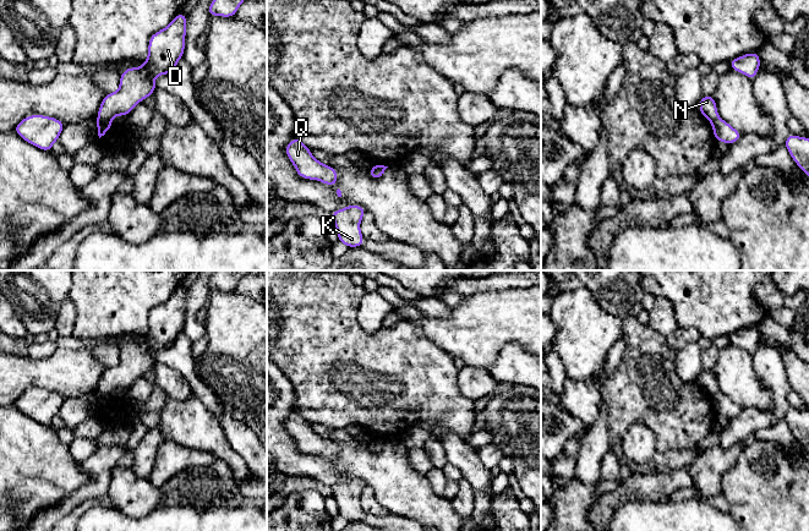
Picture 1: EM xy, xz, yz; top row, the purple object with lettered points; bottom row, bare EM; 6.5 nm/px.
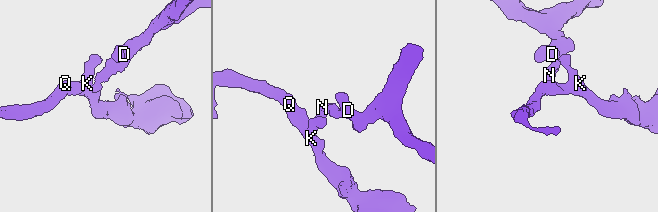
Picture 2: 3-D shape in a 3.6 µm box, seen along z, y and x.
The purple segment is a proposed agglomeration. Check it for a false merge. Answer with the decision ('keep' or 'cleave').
cleave

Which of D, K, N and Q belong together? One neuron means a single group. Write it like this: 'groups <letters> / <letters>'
groups D N / K Q

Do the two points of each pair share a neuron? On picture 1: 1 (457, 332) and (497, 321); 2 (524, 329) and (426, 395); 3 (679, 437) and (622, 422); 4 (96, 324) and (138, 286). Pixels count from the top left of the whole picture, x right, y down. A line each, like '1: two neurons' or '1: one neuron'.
1: one neuron
2: two neurons
3: one neuron
4: one neuron

